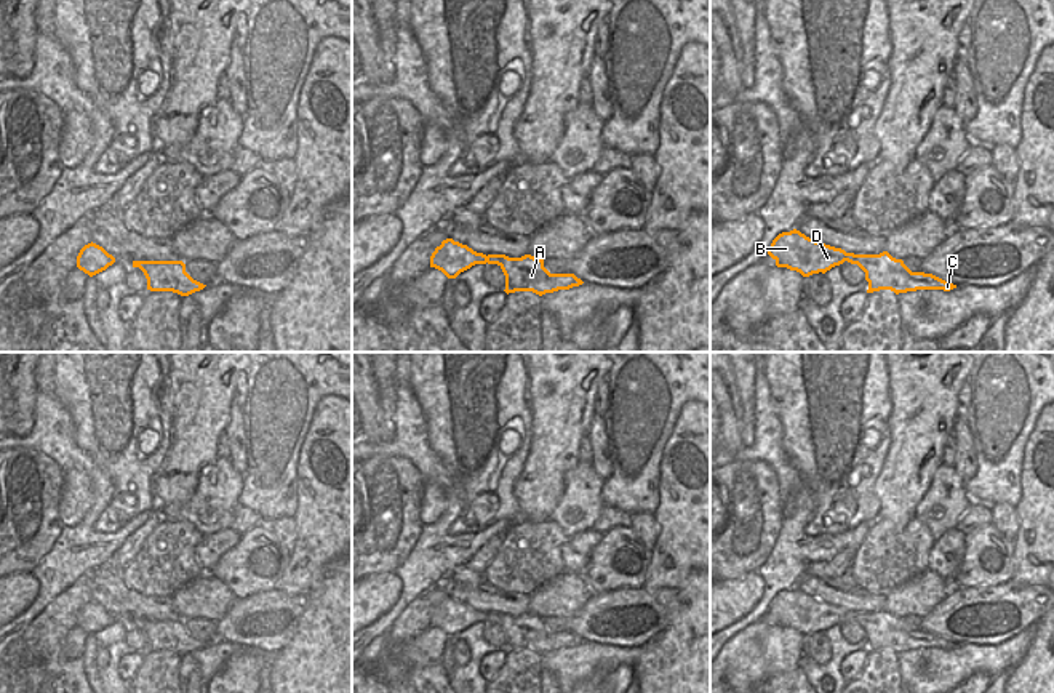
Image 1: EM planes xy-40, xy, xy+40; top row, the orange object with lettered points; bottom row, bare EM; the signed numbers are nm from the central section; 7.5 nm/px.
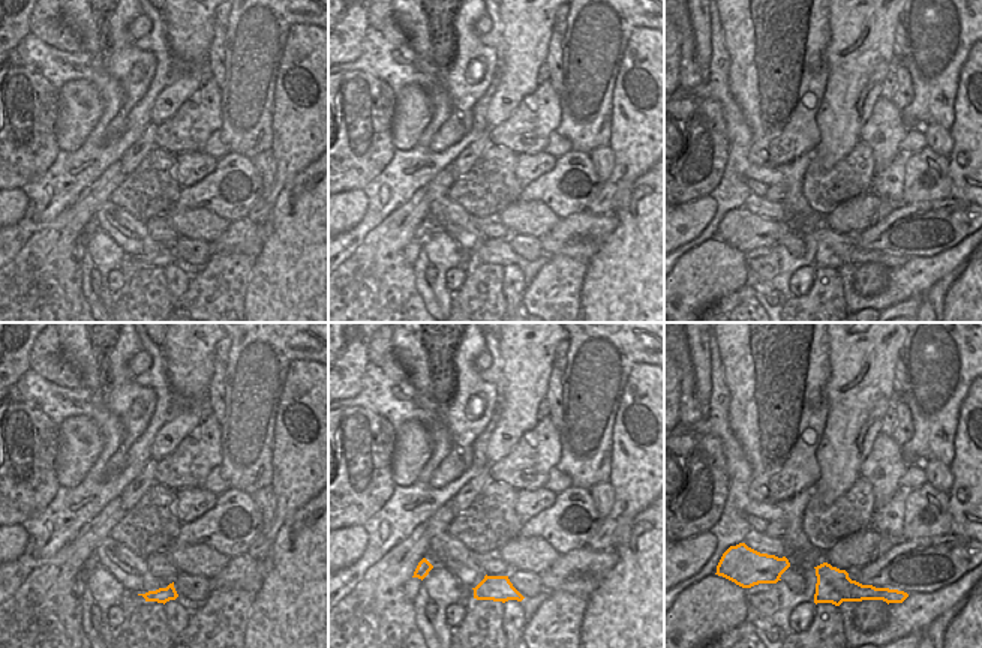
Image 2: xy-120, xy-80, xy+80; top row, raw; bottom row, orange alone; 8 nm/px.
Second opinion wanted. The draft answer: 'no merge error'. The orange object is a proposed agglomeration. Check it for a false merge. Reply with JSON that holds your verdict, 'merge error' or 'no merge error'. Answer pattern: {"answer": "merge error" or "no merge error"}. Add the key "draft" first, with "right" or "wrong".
{"draft": "right", "answer": "no merge error"}

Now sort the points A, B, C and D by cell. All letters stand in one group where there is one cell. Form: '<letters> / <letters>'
A B C D

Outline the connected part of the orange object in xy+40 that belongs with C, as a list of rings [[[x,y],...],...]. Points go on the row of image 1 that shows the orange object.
[[[796,229],[779,234],[773,240],[768,254],[776,261],[777,267],[796,270],[803,277],[825,274],[844,261],[857,264],[865,272],[867,293],[891,290],[899,294],[916,290],[950,291],[956,288],[956,285],[932,274],[912,272],[902,259],[892,258],[888,251],[880,254],[846,253],[841,248],[816,242]]]

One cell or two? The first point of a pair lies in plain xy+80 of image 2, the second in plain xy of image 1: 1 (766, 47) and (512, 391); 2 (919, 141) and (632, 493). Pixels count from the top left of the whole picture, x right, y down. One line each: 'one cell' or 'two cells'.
1: one cell
2: two cells

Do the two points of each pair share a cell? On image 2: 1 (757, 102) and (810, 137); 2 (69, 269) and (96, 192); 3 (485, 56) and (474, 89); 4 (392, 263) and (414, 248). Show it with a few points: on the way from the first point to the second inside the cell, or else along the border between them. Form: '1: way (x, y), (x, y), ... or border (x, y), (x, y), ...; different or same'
1: way (771, 117), (772, 126), (795, 132); same
2: way (65, 249), (65, 230), (81, 212); same
3: way (488, 65), (488, 77), (483, 81); same
4: border (411, 240), (404, 251), (404, 258), (411, 266); different

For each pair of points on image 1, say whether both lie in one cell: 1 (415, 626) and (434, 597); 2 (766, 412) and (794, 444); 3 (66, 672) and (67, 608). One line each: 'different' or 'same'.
1: same
2: different
3: same

